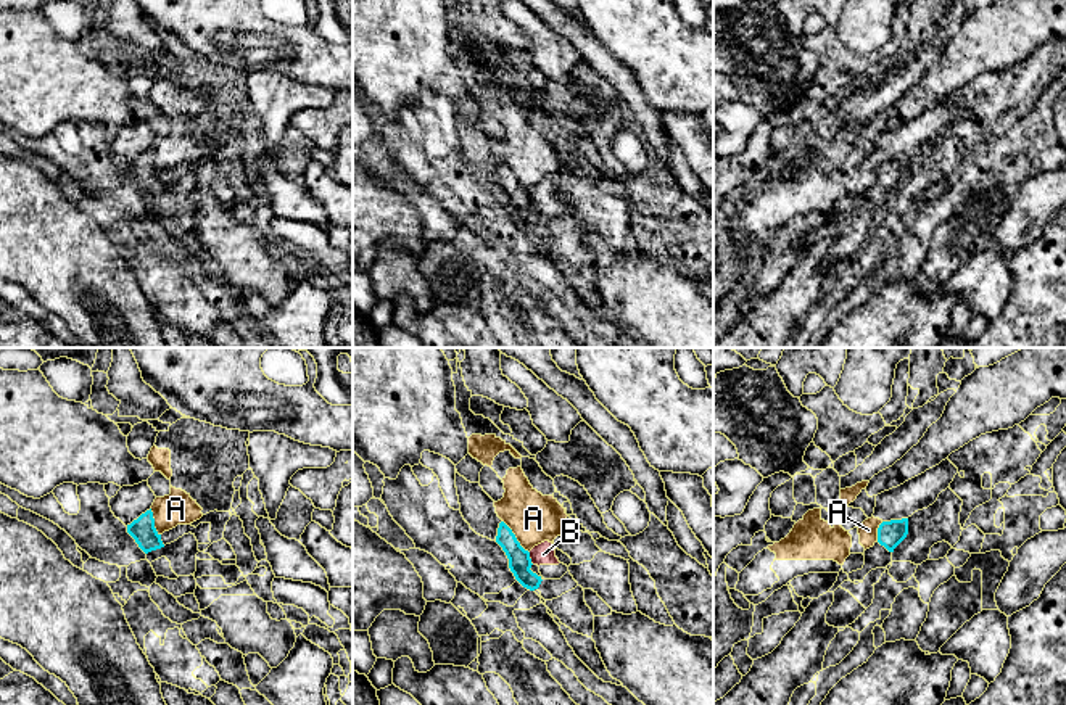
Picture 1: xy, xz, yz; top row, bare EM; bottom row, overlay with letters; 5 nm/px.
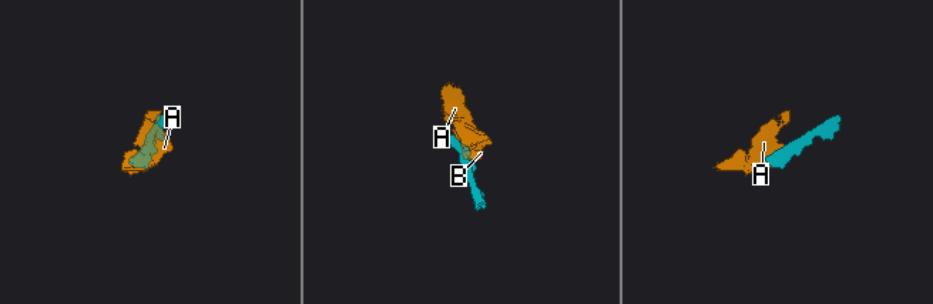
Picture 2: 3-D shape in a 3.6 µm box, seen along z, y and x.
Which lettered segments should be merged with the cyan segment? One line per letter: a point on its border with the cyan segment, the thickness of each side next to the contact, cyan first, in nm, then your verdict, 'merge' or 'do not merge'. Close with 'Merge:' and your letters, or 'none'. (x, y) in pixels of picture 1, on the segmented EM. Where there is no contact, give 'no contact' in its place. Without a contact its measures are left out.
A: xz (514, 536) | 110/240 nm | do not merge
B: xz (530, 559) | 110/110 nm | do not merge
Merge: none

